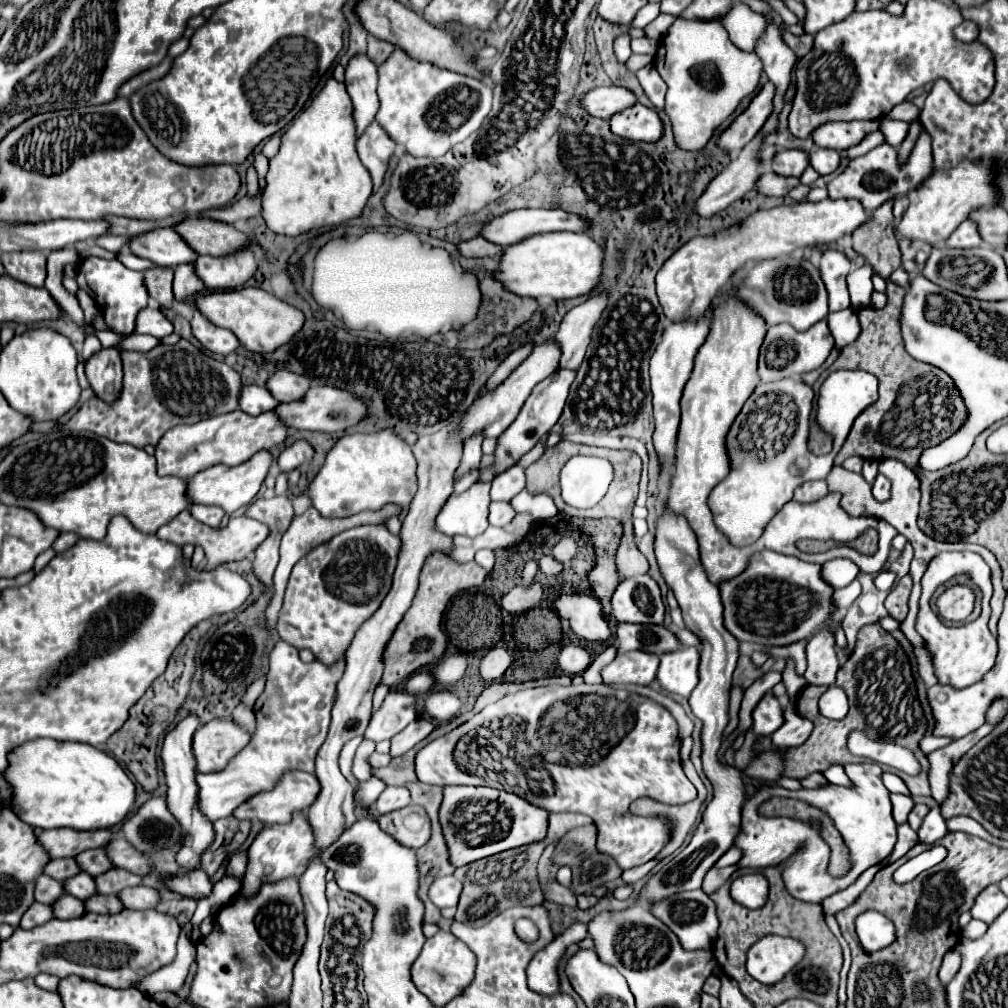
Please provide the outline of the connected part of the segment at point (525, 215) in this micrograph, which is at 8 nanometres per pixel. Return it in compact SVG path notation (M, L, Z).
M514 209L504 215L496 215L488 221L480 235L500 247L514 245L536 233L552 231L576 231L582 233L588 223L572 213L562 209Z

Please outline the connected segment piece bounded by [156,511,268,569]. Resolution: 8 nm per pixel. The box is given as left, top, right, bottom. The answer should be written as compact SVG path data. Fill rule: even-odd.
M182 511L180 515L176 515L172 521L168 521L164 527L160 527L160 531L156 531L156 535L160 539L166 539L166 541L172 541L176 545L184 545L184 543L194 543L194 545L200 545L204 551L206 551L206 569L214 569L222 563L228 563L228 561L238 561L238 559L244 559L248 557L256 547L258 543L262 543L266 537L268 537L268 525L264 523L258 523L254 519L248 519L248 517L232 517L228 527L224 529L212 529L200 521L196 521L190 511Z

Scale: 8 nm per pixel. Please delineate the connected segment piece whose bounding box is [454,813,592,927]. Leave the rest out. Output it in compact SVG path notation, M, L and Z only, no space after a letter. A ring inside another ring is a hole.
M552 813L548 817L548 835L544 841L532 843L528 847L508 849L508 851L496 853L492 857L484 857L480 861L458 867L454 871L454 877L462 881L462 895L460 895L458 913L454 919L462 921L462 923L470 923L474 927L480 927L504 909L510 909L516 905L540 905L544 901L542 891L540 891L540 883L538 883L538 873L536 873L536 863L540 859L540 851L550 841L560 839L570 829L580 827L580 825L588 825L588 823L592 823L592 819L588 819L582 813Z

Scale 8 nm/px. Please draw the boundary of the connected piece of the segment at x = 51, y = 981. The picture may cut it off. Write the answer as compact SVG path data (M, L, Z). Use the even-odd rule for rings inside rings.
M38 975L38 977L34 977L34 983L38 985L38 987L42 987L42 989L46 989L46 991L56 991L56 987L58 987L58 977L54 977L54 975Z

